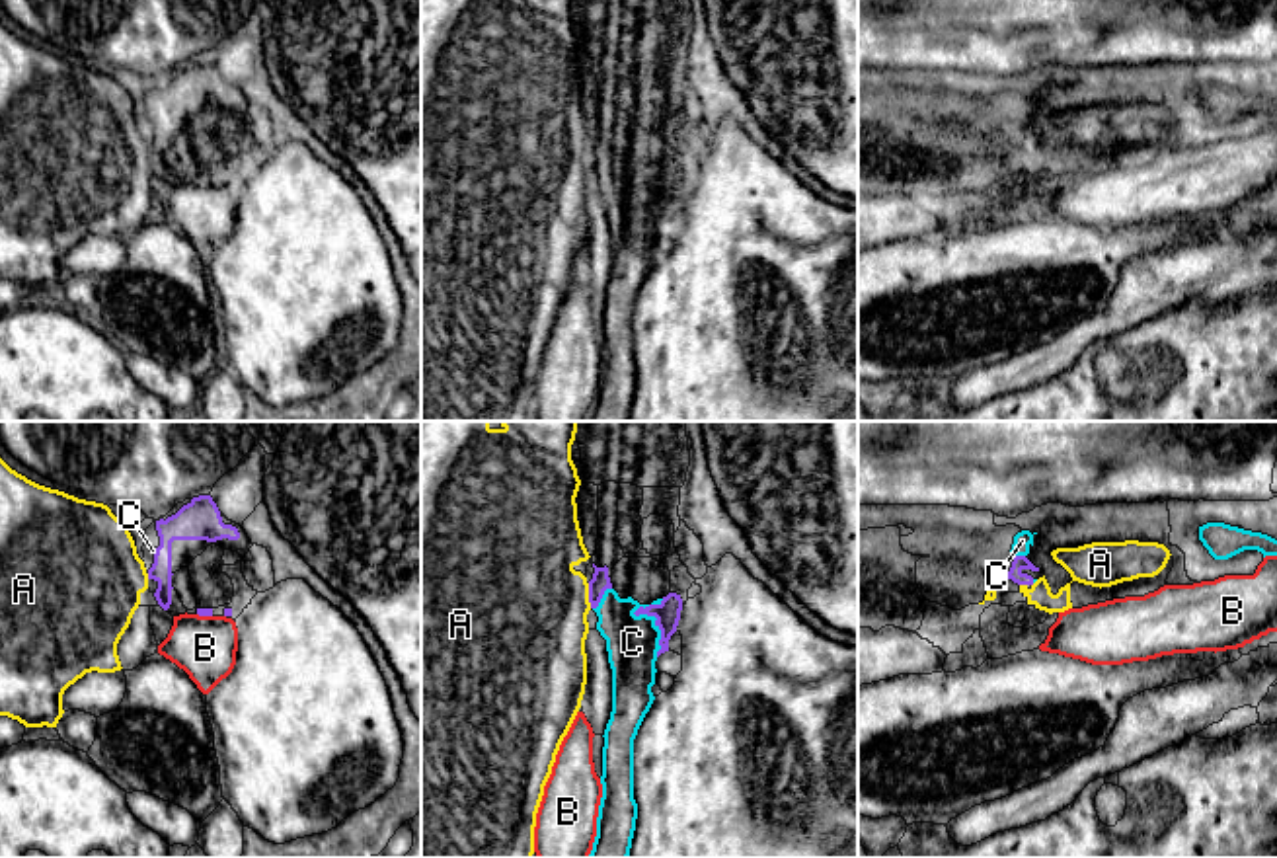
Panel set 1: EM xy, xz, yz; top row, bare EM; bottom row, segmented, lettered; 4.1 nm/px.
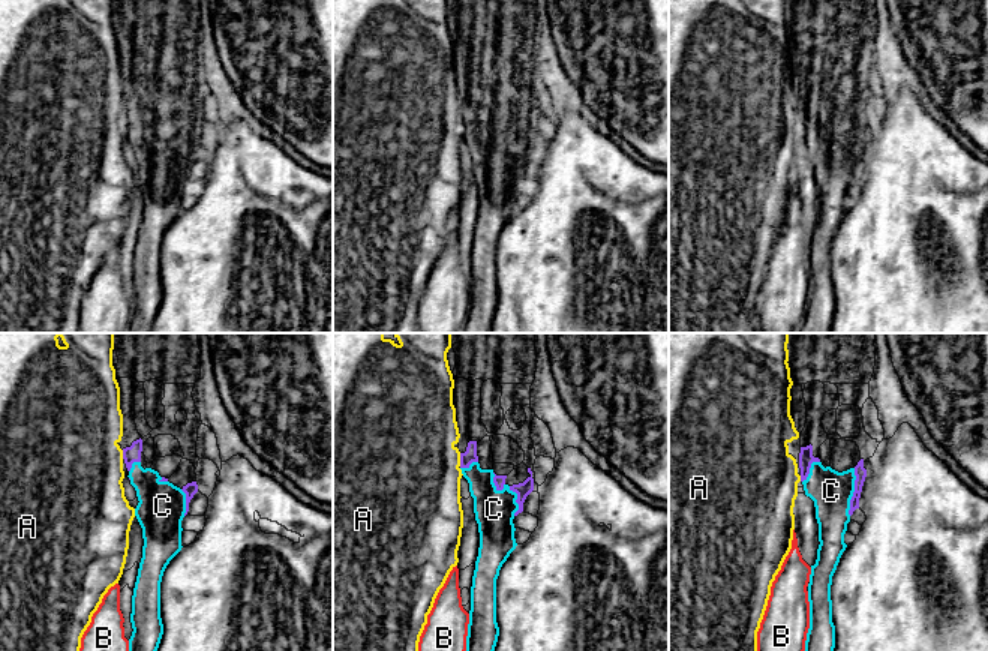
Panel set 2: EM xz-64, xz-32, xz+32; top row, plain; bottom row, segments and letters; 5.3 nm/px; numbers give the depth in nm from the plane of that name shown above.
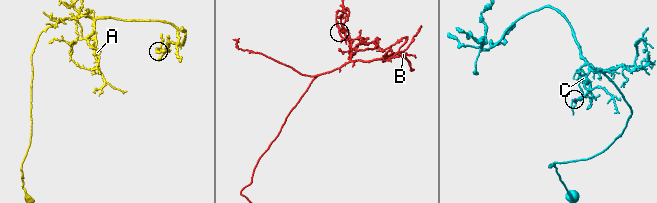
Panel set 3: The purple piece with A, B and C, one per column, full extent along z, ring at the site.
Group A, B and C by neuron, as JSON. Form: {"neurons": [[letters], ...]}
{"neurons": [["A"], ["B"], ["C"]]}

